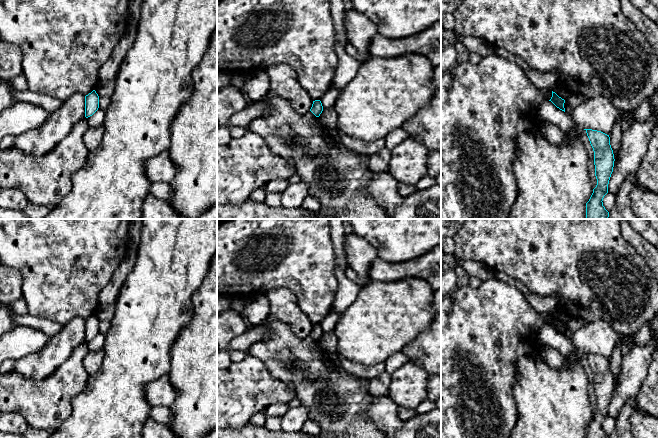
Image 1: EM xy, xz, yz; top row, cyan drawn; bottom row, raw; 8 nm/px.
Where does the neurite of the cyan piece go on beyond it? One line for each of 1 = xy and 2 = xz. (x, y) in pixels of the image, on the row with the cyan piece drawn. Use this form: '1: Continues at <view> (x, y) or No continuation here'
1: No continuation here
2: No continuation here

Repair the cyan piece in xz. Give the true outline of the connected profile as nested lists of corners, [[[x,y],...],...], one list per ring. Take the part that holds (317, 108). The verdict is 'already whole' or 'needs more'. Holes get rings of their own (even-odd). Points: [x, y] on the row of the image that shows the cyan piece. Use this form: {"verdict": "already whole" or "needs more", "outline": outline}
{"verdict": "already whole", "outline": [[[320,100],[313,101],[310,111],[316,116],[319,117],[323,111],[323,106]]]}

